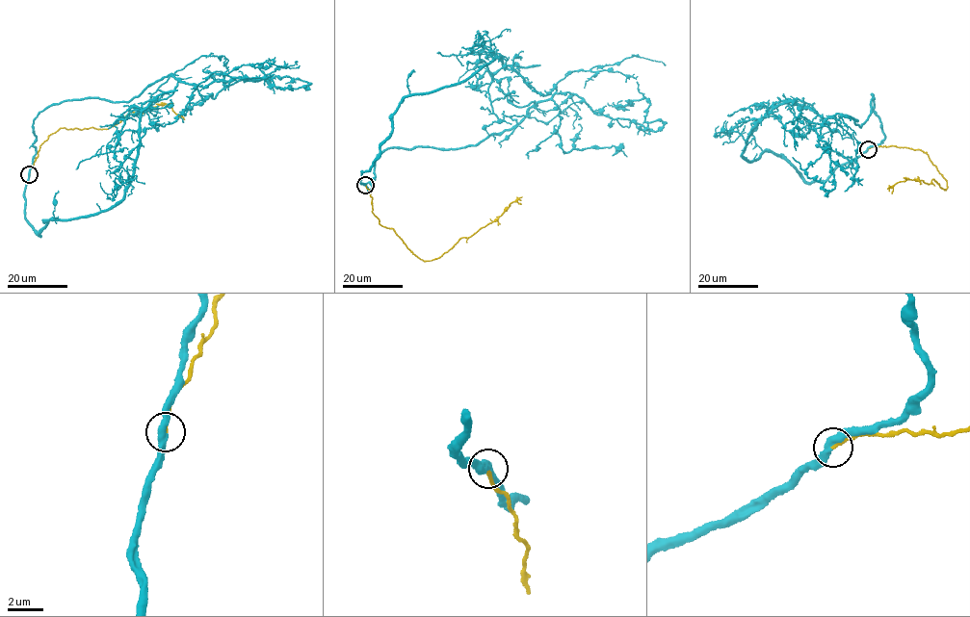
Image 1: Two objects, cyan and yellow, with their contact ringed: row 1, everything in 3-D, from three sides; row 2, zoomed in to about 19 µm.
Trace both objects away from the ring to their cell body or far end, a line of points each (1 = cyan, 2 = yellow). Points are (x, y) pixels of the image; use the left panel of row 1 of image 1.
1: (30, 174), (33, 118), (49, 107), (127, 101), (171, 74), (309, 84), (276, 87), (260, 69), (272, 64)
2: (30, 174), (39, 145), (60, 128), (107, 129), (131, 112), (141, 114), (160, 105), (170, 105), (184, 117)

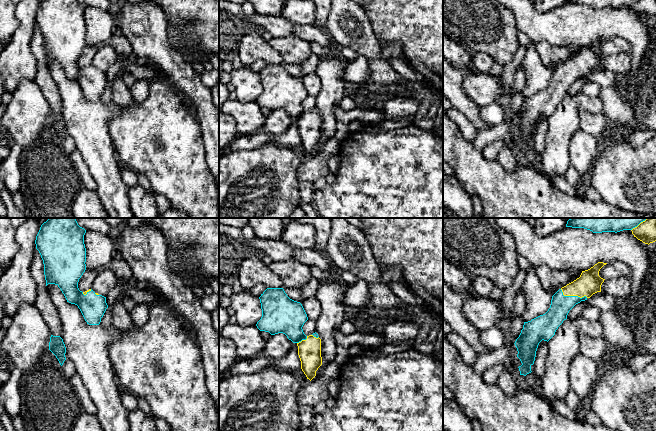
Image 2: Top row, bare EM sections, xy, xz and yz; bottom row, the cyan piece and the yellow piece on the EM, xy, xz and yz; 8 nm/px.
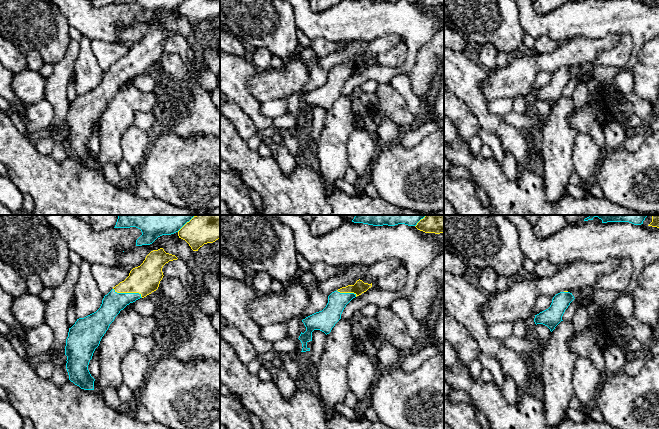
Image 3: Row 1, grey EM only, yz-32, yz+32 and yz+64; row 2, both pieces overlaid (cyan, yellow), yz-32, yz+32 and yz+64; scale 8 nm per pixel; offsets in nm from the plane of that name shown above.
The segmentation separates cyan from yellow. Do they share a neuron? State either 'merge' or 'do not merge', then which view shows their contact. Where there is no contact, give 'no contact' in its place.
merge; contact in yz

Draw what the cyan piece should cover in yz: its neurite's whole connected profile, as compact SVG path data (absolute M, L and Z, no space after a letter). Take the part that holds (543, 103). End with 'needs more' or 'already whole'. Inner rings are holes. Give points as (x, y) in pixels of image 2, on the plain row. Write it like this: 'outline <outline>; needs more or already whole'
outline M598 38L588 46L582 47L579 54L559 65L551 76L548 87L531 97L524 98L523 105L515 117L517 133L522 141L519 142L520 151L531 149L539 119L549 117L558 103L567 95L569 87L581 77L585 77L593 70L601 68L601 61L605 55L599 52L600 45L607 39Z; needs more

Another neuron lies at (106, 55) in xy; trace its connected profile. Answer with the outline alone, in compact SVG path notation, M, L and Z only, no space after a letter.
M108 42L98 47L92 60L92 66L95 69L106 73L117 60L118 54L115 48Z

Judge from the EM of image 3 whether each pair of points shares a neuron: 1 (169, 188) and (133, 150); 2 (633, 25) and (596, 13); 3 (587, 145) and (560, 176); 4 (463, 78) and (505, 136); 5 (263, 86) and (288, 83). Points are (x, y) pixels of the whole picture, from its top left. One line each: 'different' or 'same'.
1: different
2: same
3: different
4: same
5: same

